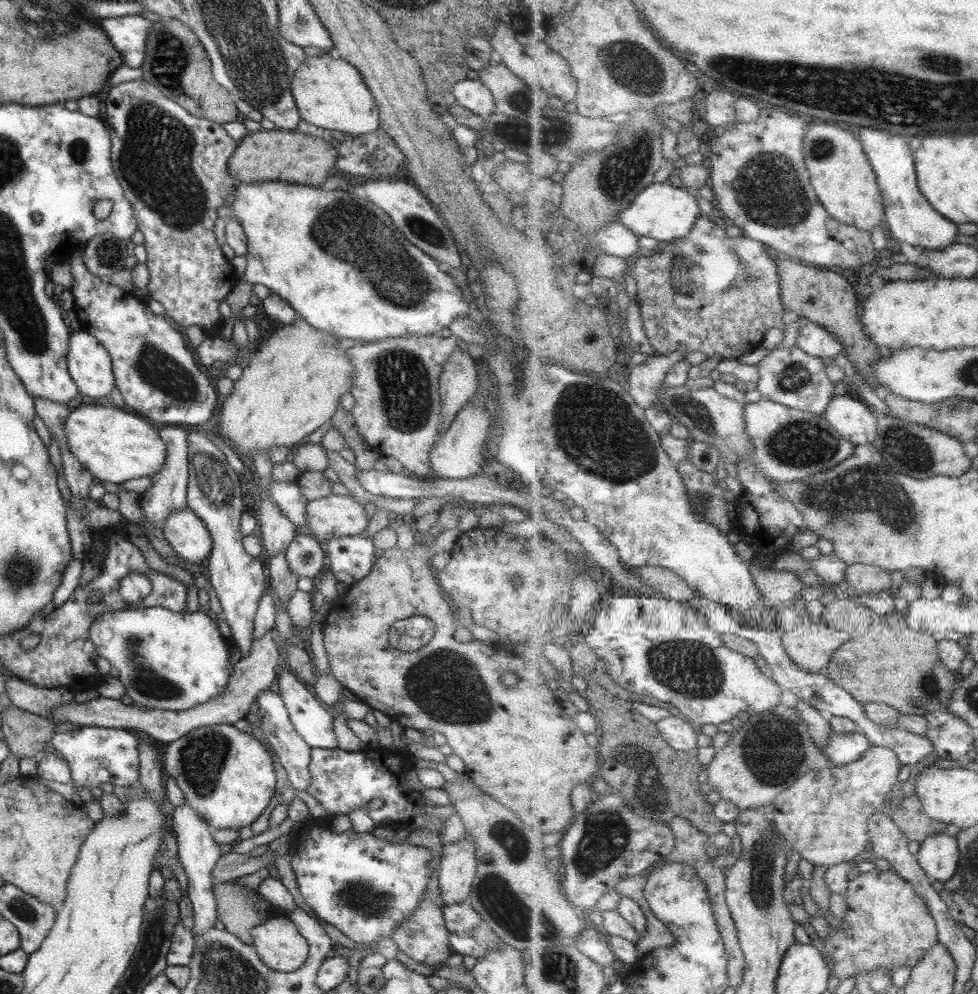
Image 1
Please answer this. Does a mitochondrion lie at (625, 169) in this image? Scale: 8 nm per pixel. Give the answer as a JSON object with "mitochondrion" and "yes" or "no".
{"mitochondrion":"yes"}

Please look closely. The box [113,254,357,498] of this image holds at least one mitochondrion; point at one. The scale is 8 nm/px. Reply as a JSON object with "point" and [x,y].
{"point":[156,367]}

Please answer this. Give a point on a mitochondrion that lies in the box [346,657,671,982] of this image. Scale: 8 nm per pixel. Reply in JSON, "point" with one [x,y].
{"point":[519,921]}

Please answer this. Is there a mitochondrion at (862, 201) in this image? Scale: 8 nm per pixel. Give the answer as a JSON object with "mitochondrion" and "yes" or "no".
{"mitochondrion":"no"}

